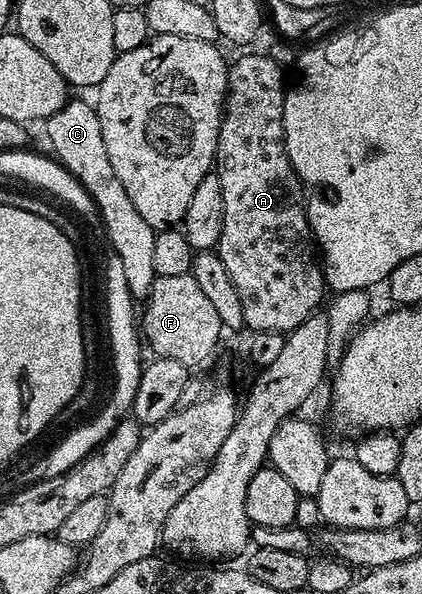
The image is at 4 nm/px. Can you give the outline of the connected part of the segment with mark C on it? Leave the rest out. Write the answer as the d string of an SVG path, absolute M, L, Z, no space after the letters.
M71 98L56 113L52 113L50 119L45 120L44 127L46 127L46 139L50 142L51 149L54 150L50 150L53 158L65 166L72 177L82 183L98 207L101 226L106 226L106 235L110 238L111 245L114 246L111 247L113 254L118 255L124 264L124 277L128 280L128 289L134 295L135 300L145 300L155 276L152 269L152 256L156 231L148 225L148 221L144 221L144 217L140 217L140 213L136 213L136 205L132 205L128 193L124 193L124 185L120 185L120 177L116 177L116 169L112 169L112 161L108 161L108 149L104 146L104 137L100 133L100 117L97 110L91 104L89 107L82 99Z

